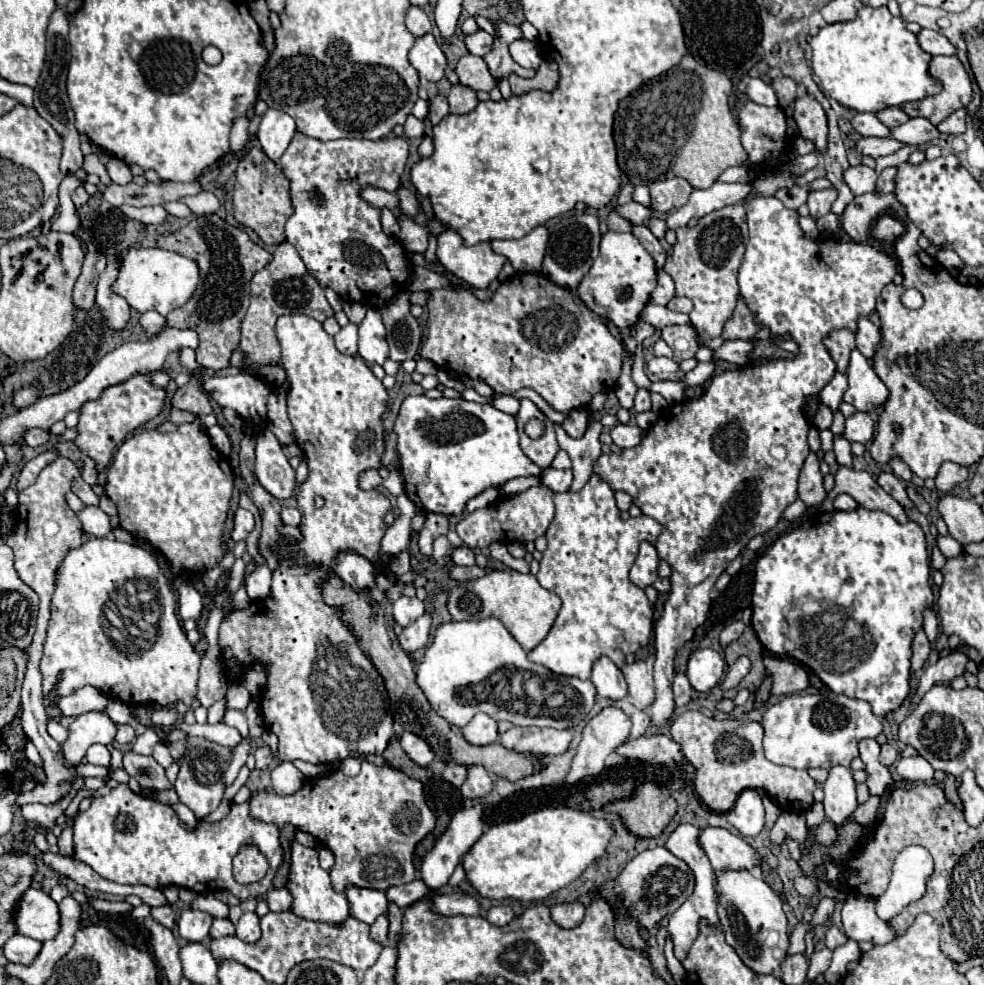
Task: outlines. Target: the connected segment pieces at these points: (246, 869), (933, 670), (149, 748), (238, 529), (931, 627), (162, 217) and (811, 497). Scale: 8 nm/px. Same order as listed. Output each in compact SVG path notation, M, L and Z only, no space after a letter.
M251 844L243 846L243 850L239 850L239 854L233 858L235 880L239 884L259 882L267 872L267 862L259 862L259 860L261 860L261 854Z
M951 652L951 654L943 656L943 658L939 658L935 664L929 664L927 670L923 672L921 680L919 680L919 688L917 688L915 696L913 696L913 706L919 704L919 700L923 698L923 694L931 686L935 686L939 682L949 684L953 678L961 676L965 672L965 664L967 664L967 656L963 652Z
M149 728L145 730L141 736L137 736L137 740L133 742L133 752L135 754L143 754L143 756L149 756L155 748L155 744L159 742L159 736Z
M237 508L235 512L235 528L233 528L233 540L239 542L243 538L249 536L249 532L255 528L255 518L249 510L243 510L243 508Z
M931 608L923 610L923 630L931 642L937 638L937 618Z
M121 206L123 214L131 220L143 222L143 224L163 224L167 220L167 212L163 206L145 206L145 208L133 208L133 206Z
M811 452L809 458L805 460L801 476L799 476L799 498L807 506L817 506L825 500L825 496L827 496L827 492L823 488L823 476L819 470L819 460Z

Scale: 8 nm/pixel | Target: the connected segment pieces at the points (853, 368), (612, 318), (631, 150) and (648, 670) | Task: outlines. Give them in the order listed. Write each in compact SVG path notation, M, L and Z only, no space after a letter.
M853 350L851 354L847 378L849 378L849 390L845 392L843 402L853 404L861 412L885 404L889 390L883 384L883 380L875 374L871 362L859 350Z
M609 230L601 240L597 260L579 284L579 298L605 322L617 326L619 330L625 330L639 320L639 314L645 308L655 286L657 268L649 252L641 246L641 242L631 232L619 234Z
M685 56L679 66L645 82L623 98L615 112L613 138L617 144L619 168L635 186L683 176L693 188L709 188L725 168L743 166L747 162L747 152L741 146L741 130L729 110L731 88L733 84L723 72L699 64L693 56Z
M651 654L647 656L647 660L639 660L635 664L623 666L623 676L629 684L629 700L639 710L647 710L655 700L653 662L655 662L655 656Z

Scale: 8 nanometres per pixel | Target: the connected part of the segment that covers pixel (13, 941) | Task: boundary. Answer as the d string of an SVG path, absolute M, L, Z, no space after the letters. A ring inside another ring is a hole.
M15 934L3 946L3 954L5 954L5 958L9 962L13 962L13 964L25 964L27 966L27 964L31 964L37 958L41 946L43 944L39 940L35 940L35 938L27 938L23 934Z

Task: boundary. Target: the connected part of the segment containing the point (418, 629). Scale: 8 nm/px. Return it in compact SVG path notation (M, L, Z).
M425 610L421 618L417 618L411 626L403 628L403 634L399 636L401 648L405 652L415 652L427 644L429 634L431 634L431 612Z

